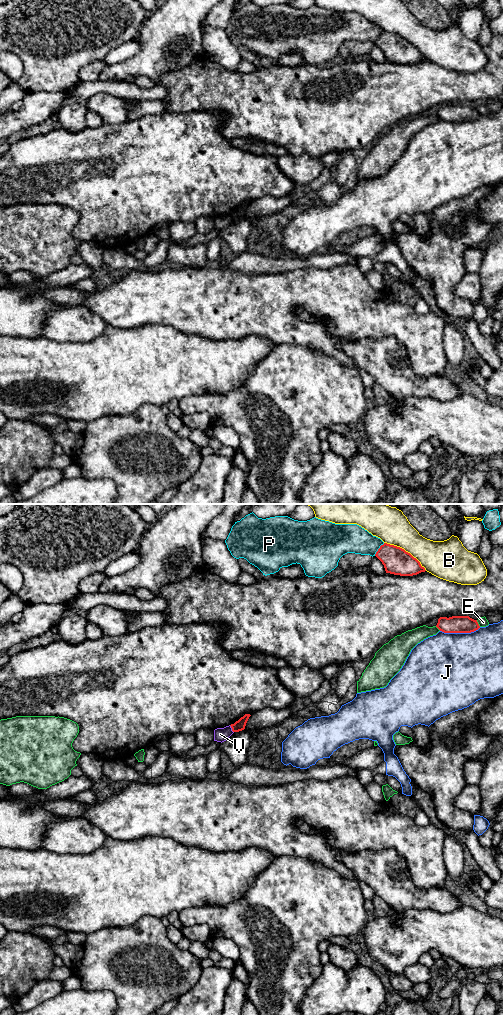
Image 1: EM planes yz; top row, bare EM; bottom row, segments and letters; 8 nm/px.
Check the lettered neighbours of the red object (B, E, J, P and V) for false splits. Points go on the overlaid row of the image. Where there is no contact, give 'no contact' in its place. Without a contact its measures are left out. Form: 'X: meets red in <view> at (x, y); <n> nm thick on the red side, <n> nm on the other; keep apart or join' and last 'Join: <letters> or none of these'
B: meets red in yz at (405, 551); 220 nm thick on the red side, 280 nm on the other; keep apart
E: meets red in yz at (477, 623); 140 nm thick on the red side, 80 nm on the other; keep apart
J: meets red in yz at (460, 632); 140 nm thick on the red side, 500 nm on the other; keep apart
P: meets red in yz at (378, 549); 220 nm thick on the red side, 240 nm on the other; keep apart
V: meets red in yz at (232, 729); 90 nm thick on the red side, 110 nm on the other; keep apart
Join: none of these

